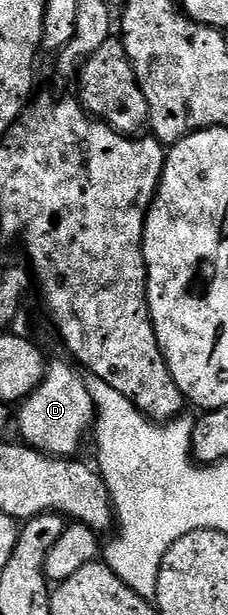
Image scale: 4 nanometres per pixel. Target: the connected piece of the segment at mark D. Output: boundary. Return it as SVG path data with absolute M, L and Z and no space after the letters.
M51 360L47 364L43 381L34 393L21 402L18 410L22 410L16 413L16 425L18 421L18 429L22 432L21 440L30 448L48 453L51 457L73 458L77 454L74 452L81 447L86 432L89 429L91 432L96 414L92 395L88 395L86 377L69 360L66 361Z

